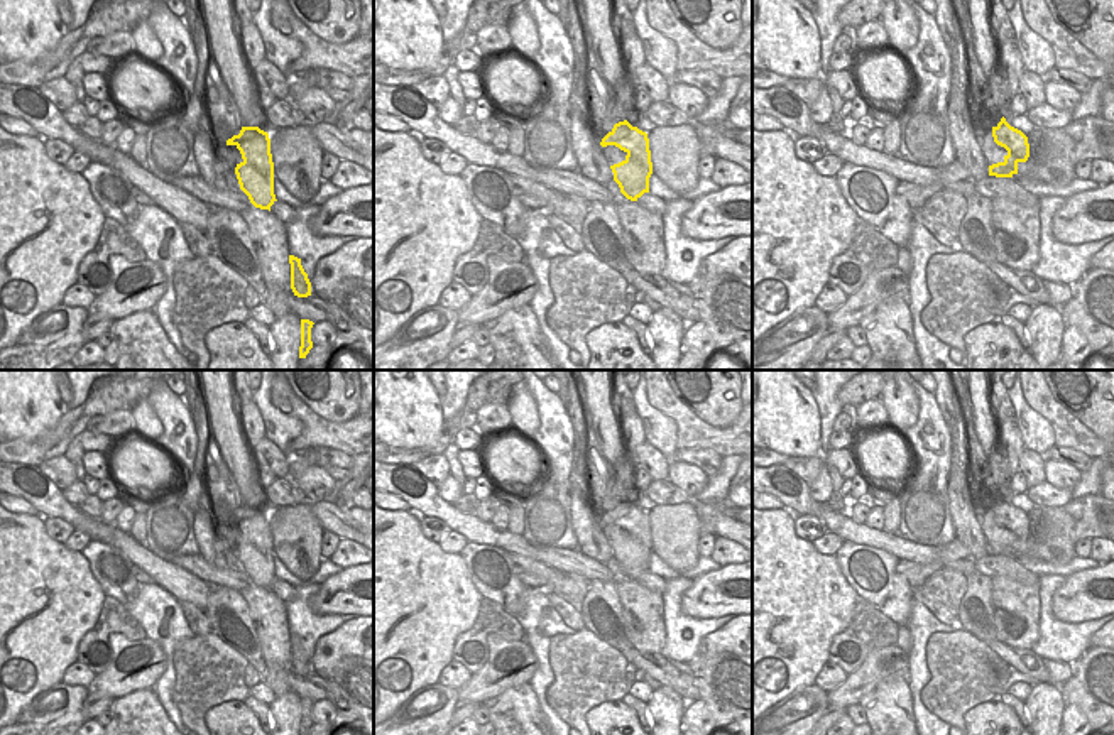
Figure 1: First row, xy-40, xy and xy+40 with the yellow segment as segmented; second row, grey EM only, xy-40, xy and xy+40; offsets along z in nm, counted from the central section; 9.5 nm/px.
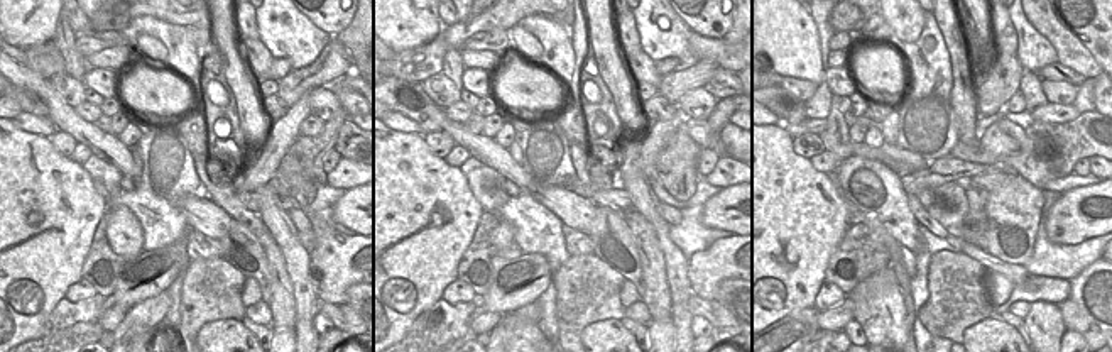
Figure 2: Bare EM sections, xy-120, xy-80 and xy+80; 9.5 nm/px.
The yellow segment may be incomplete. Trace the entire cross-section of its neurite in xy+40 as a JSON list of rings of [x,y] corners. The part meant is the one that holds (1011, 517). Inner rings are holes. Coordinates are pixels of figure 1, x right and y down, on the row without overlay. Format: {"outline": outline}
{"outline": [[[1004,495],[979,515],[989,554],[1013,556],[1018,553],[1018,542],[1029,536],[1028,515],[1011,505]]]}

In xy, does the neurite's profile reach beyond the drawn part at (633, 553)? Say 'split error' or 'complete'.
split error

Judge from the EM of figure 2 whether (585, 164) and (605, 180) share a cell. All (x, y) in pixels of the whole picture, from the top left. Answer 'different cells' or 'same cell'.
same cell

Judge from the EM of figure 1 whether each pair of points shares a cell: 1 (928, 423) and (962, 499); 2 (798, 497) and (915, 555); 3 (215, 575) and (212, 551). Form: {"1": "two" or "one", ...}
{"1": "two", "2": "one", "3": "two"}

